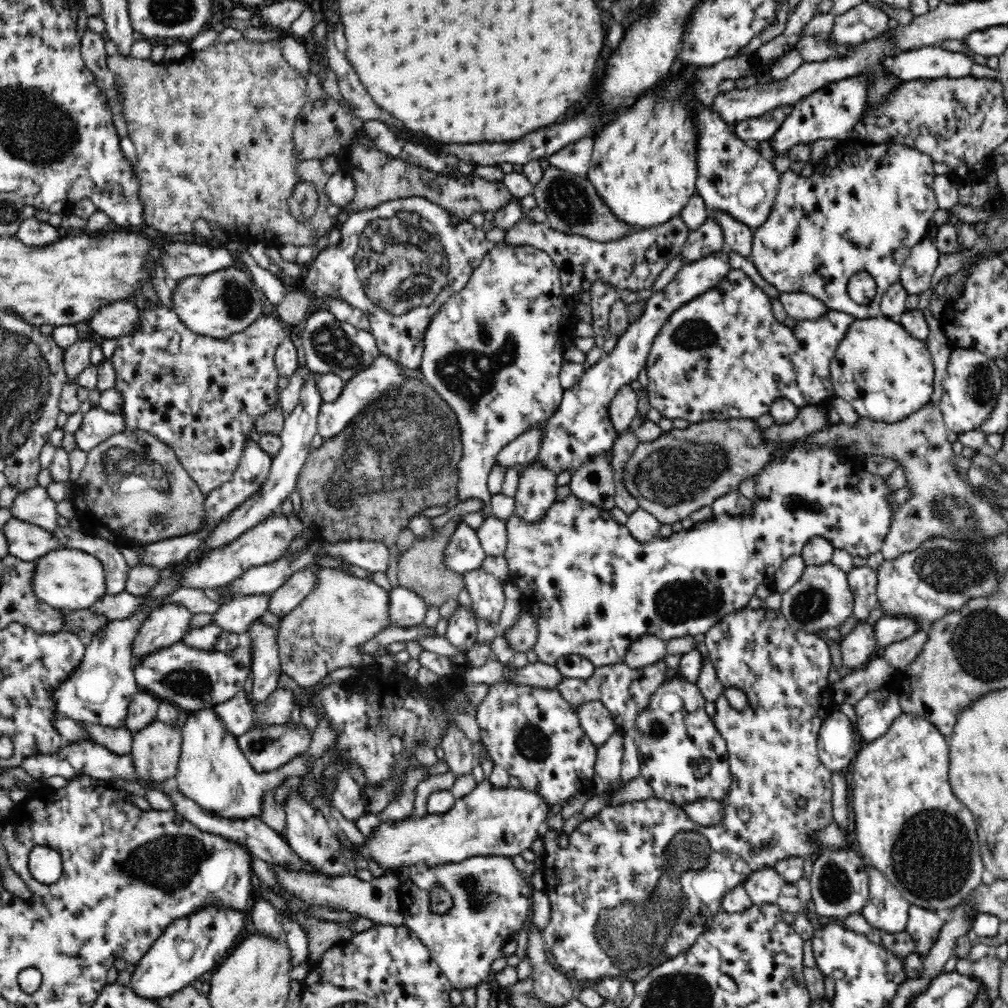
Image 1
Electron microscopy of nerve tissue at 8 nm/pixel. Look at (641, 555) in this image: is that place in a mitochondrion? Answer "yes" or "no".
no

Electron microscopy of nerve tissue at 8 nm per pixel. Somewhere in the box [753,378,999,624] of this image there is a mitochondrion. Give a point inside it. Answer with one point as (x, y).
(950, 509)

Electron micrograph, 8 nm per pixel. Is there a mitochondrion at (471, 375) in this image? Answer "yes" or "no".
yes

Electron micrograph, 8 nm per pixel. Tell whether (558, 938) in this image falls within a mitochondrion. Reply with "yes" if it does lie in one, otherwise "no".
no

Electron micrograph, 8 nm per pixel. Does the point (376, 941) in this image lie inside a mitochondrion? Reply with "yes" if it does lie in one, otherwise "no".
no

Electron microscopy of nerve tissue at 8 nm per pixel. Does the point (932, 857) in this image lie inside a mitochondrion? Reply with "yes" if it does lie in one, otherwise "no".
yes

